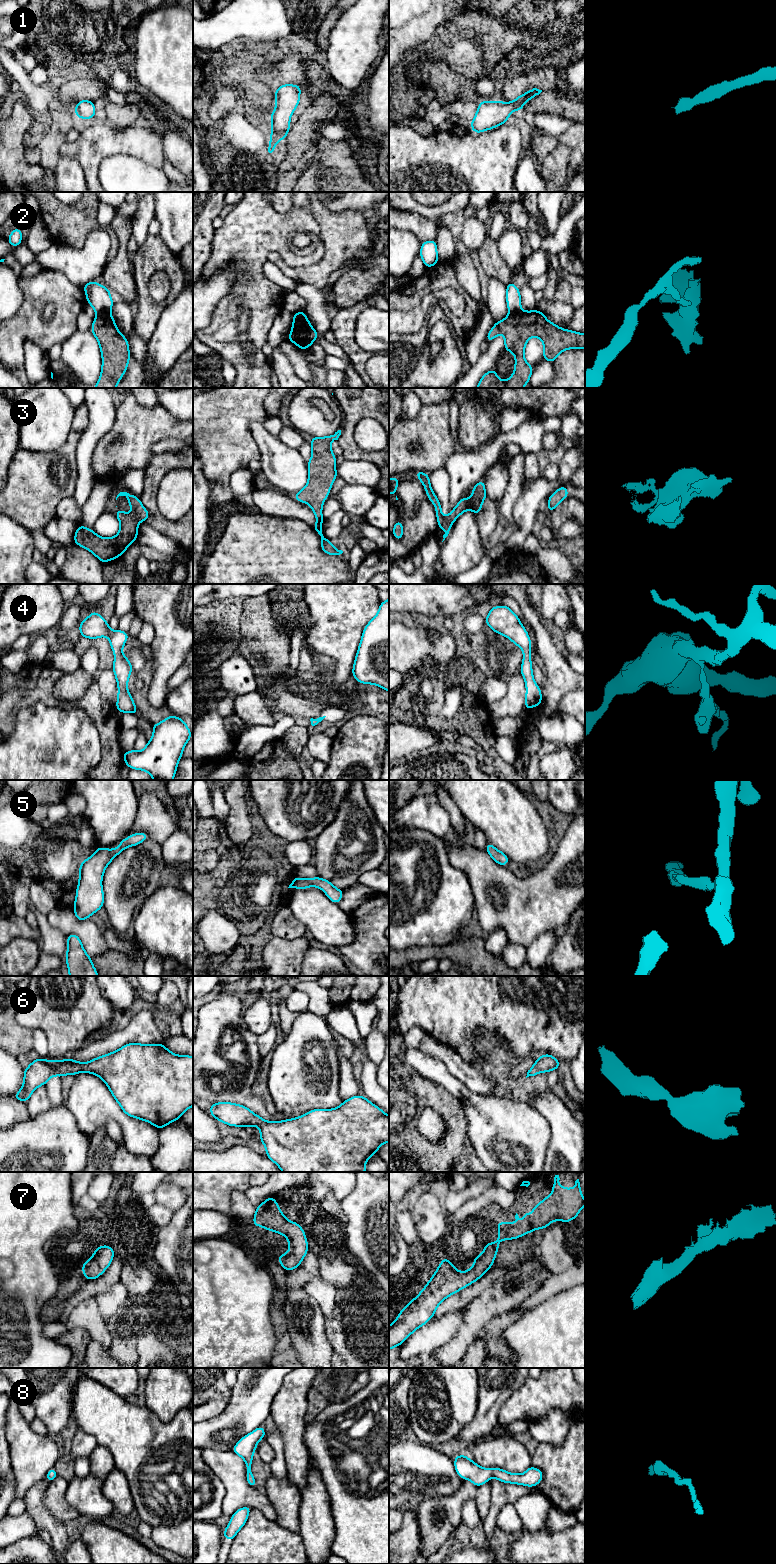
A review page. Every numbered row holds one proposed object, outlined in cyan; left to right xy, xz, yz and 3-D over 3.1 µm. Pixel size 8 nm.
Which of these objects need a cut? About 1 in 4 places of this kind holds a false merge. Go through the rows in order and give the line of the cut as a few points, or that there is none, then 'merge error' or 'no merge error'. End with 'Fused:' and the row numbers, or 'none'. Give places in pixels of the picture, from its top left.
1: cut none; no merge error
2: cut xy (109, 311), (97, 314); merge error
3: cut none; no merge error
4: cut none; no merge error
5: cut none; no merge error
6: cut none; no merge error
7: cut none; no merge error
8: cut none; no merge error
Fused: 2

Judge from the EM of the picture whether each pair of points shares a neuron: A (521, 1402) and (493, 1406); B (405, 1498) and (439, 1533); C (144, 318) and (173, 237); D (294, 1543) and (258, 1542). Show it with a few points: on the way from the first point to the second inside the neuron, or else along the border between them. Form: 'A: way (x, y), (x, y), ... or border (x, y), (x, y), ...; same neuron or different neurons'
A: border (518, 1388), (501, 1406), (497, 1422); different neurons
B: border (419, 1497), (417, 1499); different neurons
C: border (158, 235), (164, 244), (177, 256); different neurons
D: way (285, 1543), (267, 1543); same neuron

